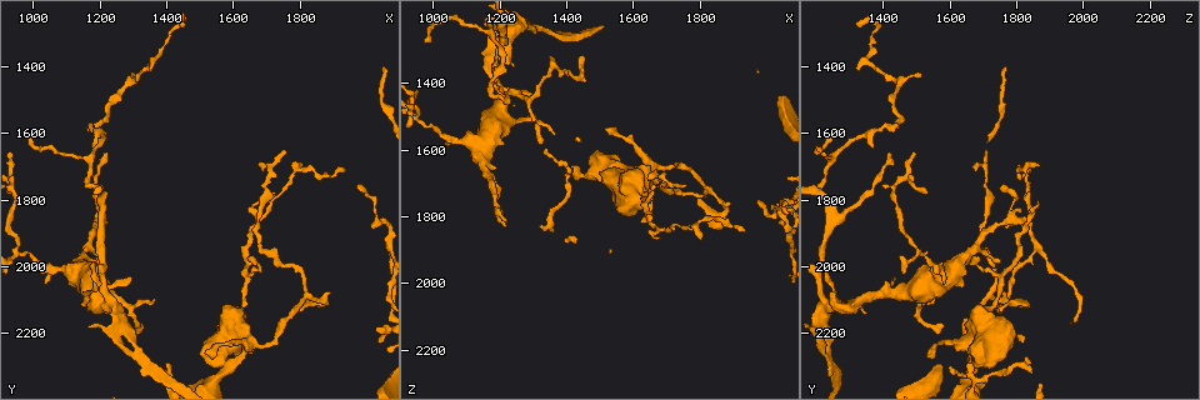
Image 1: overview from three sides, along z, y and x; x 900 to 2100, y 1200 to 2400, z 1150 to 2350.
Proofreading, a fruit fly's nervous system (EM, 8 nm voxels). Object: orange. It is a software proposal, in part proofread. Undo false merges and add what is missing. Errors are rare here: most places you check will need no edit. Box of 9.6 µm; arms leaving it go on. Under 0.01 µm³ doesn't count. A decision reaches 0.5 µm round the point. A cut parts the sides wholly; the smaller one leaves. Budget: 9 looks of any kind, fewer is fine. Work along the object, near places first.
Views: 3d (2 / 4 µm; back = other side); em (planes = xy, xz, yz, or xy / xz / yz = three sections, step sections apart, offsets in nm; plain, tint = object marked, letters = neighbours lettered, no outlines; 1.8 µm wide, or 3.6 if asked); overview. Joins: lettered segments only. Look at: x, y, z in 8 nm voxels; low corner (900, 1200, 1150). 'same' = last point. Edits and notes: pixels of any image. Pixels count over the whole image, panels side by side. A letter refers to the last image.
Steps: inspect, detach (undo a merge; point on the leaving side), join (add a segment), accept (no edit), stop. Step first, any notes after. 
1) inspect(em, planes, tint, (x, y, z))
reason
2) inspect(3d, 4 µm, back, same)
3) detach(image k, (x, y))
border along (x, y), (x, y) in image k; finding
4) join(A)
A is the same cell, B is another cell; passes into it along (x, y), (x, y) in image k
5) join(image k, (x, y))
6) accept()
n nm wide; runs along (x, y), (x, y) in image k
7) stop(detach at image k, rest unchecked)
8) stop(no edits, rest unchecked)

inspect(3d, 2 µm, (1230, 2120, 1240))
four-way junction

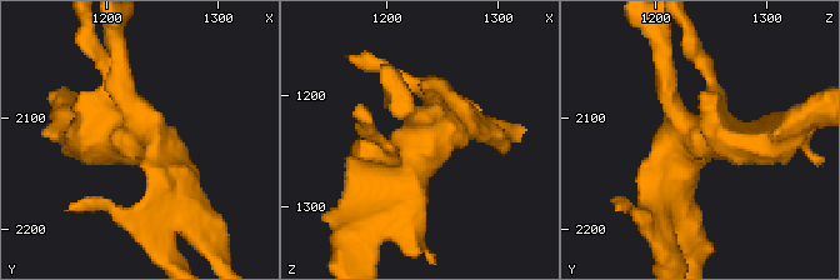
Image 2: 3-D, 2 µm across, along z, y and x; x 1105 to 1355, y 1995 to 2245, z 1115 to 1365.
inspect(em, planes, tint, (1232, 2116, 1240))
need the tissue

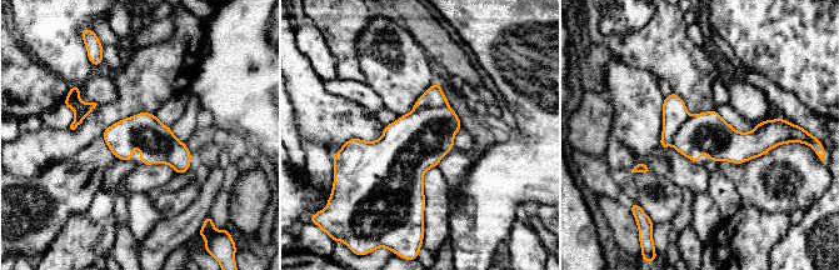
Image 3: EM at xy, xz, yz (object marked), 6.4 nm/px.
inspect(em, planes, letters, same)

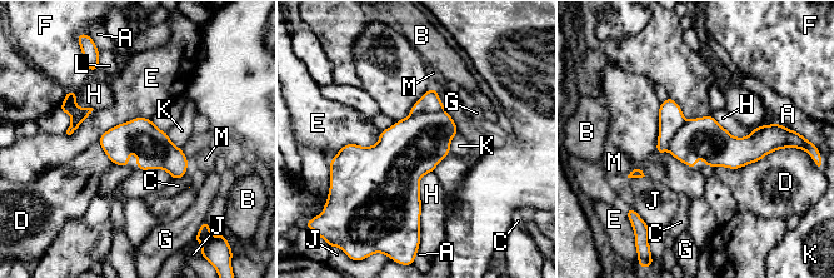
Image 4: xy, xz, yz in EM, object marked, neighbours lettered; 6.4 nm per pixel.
accept()
A, B, C, D, E, F, G, H, J, K, L and M are other cells; border along (149, 118), (119, 123), (98, 140) in image 4; all the same neuron

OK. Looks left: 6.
inspect(3d, 2 µm, (1210, 1870, 1230))
three-way junction

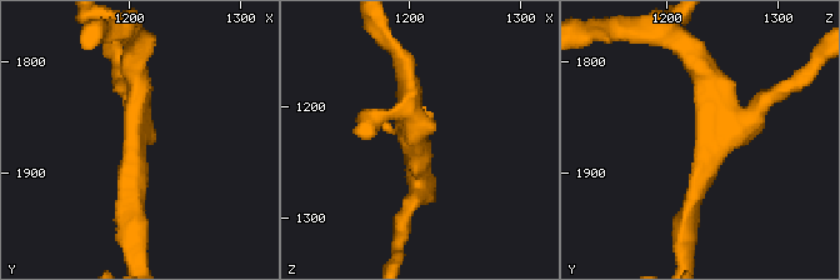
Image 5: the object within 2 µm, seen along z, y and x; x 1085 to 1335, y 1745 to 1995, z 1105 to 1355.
inspect(em, planes, letters, (1204, 1876, 1240))
3 arms; need the tissue

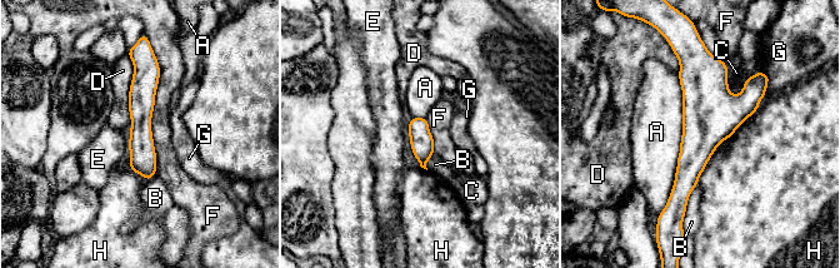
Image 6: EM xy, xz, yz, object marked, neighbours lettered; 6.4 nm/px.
accept()
A touches over 900 nm; A, B, C, D, E, F, G and H are other cells; continuous, no second neuron

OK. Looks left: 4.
inspect(3d, 2 µm, (1180, 1580, 1430))

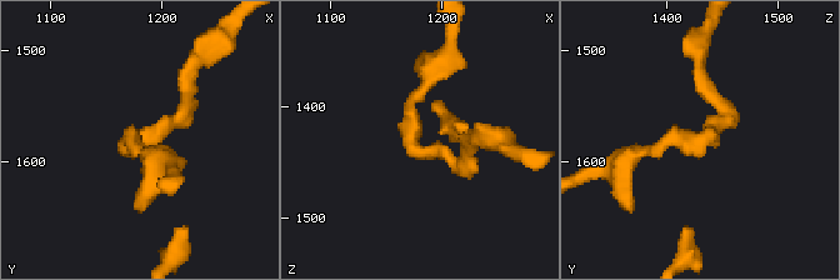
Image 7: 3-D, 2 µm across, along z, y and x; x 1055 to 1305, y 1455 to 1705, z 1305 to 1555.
inspect(em, 3.6 µm, planes, letters, (1178, 1580, 1434))

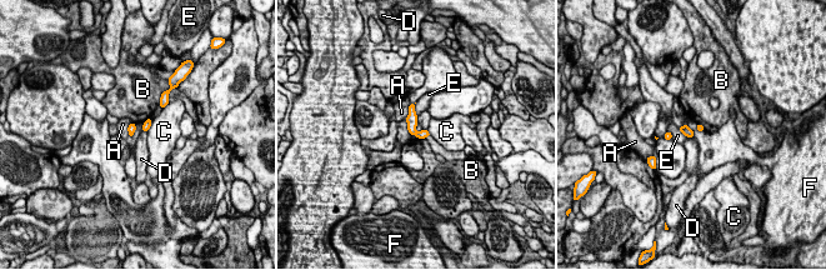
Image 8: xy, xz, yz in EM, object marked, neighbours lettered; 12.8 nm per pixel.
accept()
120 nm wide; A, B, C, D, E and F are other cells; border along (135, 123), (135, 130), (129, 138) in image 8; all the same neuron

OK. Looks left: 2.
stop(no edits, rest unchecked)

